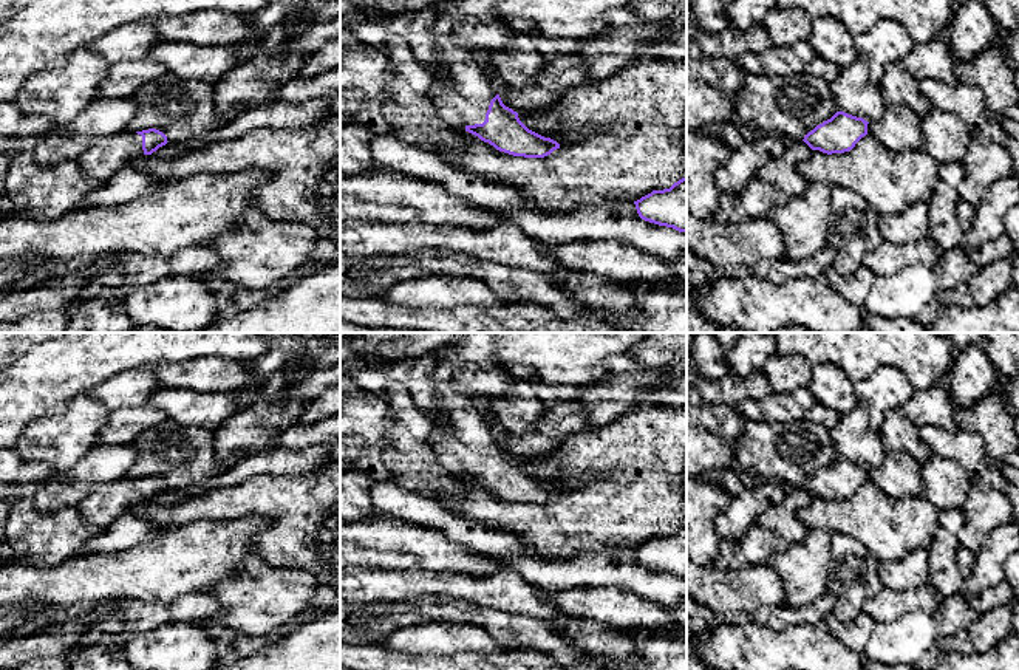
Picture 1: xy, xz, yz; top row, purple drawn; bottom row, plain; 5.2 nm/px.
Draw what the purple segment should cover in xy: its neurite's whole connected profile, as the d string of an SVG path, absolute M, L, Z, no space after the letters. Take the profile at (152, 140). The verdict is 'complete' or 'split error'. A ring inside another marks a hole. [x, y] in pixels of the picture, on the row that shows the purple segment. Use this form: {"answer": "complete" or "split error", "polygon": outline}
{"answer": "split error", "polygon": "M156 128L136 133L121 132L94 141L83 153L79 155L76 164L88 176L107 183L133 158L152 155L167 142L167 136Z"}

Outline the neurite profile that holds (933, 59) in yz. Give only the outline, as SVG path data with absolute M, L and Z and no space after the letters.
M939 36L914 45L900 67L917 80L936 79L954 85L957 84L954 63L945 36Z

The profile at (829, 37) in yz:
M812 19L809 45L816 56L838 67L847 67L860 54L854 45L854 34L837 19Z

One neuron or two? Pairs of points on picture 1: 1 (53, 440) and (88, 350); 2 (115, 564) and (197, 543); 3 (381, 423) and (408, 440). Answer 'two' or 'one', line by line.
1: two
2: one
3: two

